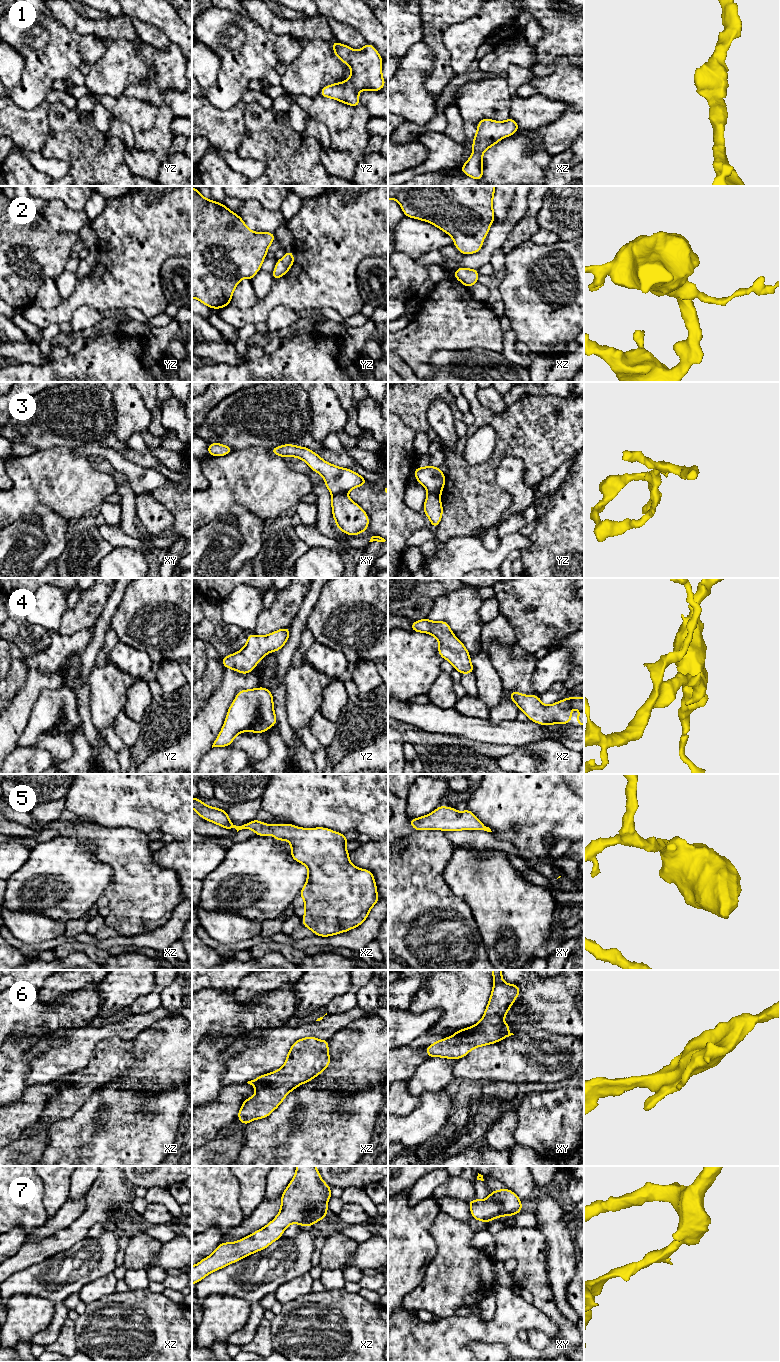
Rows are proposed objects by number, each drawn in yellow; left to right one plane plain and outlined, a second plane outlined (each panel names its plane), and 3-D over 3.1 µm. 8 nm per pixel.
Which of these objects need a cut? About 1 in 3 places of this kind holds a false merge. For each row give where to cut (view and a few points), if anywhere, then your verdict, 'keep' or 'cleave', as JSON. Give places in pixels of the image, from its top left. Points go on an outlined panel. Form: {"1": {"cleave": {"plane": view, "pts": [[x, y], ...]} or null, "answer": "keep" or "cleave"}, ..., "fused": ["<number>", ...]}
{"1": {"cleave": null, "answer": "keep"}, "2": {"cleave": null, "answer": "keep"}, "3": {"cleave": {"plane": "xy", "pts": [[345, 492], [333, 495]]}, "answer": "cleave"}, "4": {"cleave": null, "answer": "keep"}, "5": {"cleave": null, "answer": "keep"}, "6": {"cleave": null, "answer": "keep"}, "7": {"cleave": null, "answer": "keep"}, "fused": ["3"]}

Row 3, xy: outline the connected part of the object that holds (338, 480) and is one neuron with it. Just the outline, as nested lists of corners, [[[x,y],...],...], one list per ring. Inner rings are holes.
[[[284,444],[270,450],[273,455],[284,458],[292,456],[304,460],[312,471],[318,472],[324,478],[326,487],[332,495],[347,493],[351,489],[368,483],[368,480],[358,473],[326,462],[307,447]]]

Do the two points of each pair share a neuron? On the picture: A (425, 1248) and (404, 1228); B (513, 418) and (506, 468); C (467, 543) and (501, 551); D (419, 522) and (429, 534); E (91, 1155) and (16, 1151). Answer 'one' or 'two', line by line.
A: one
B: two
C: one
D: two
E: two

